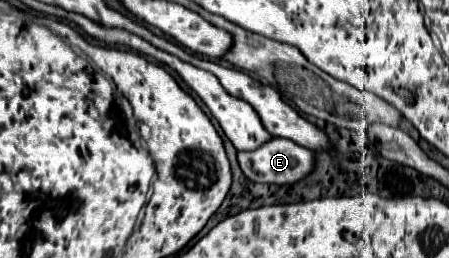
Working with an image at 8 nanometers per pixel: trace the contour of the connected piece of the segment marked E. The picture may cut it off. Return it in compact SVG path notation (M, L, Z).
M271 138L251 152L237 152L237 160L249 180L265 184L291 184L313 168L313 152L287 138Z

